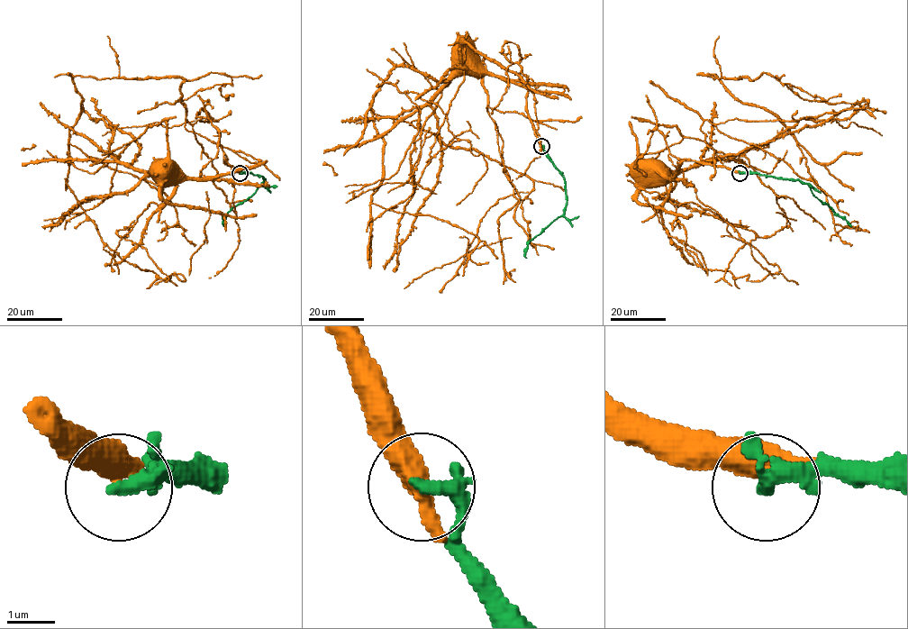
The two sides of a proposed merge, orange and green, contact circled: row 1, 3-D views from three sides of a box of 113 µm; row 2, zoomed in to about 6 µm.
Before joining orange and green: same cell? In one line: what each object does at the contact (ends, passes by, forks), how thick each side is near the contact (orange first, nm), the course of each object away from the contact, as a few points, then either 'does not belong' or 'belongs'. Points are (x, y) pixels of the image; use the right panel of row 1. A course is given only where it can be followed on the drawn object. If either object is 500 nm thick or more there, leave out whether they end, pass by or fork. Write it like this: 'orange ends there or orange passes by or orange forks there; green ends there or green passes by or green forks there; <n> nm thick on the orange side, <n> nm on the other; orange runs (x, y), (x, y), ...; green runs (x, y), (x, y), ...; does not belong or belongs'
orange passes by; green passes by; 440 nm thick on the orange side, 240 nm on the other; orange runs (740, 173), (704, 162), (678, 159), (669, 154), (668, 158), (677, 171), (672, 177), (650, 174), (638, 166); green runs (740, 173), (758, 173), (801, 180), (809, 186), (819, 200), (851, 226); belongs

